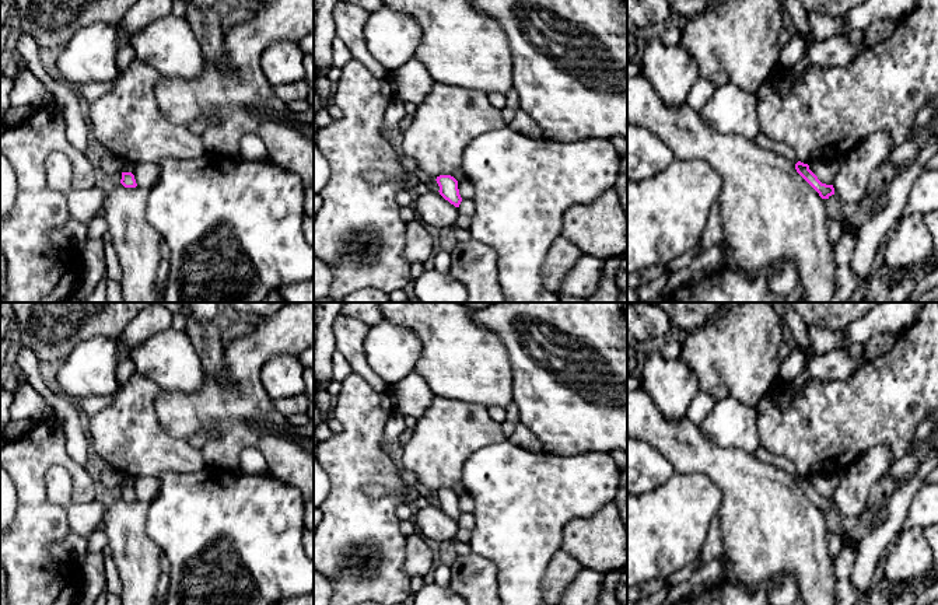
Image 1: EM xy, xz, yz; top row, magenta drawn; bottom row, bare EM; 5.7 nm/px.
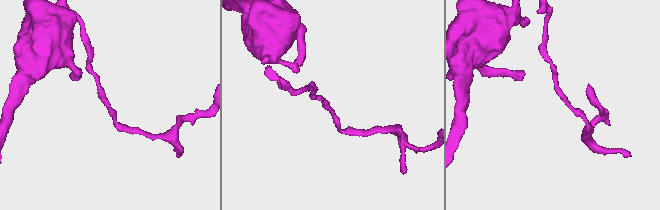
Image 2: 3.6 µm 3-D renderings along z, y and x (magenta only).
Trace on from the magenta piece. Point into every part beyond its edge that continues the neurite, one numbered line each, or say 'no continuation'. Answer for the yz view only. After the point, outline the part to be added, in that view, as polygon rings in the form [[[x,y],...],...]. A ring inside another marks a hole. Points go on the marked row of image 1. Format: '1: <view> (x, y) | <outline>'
no continuation

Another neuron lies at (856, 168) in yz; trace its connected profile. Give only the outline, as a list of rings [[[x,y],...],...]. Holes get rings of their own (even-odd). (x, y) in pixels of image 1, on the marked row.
[[[874,132],[848,154],[837,158],[839,171],[832,183],[834,196],[844,204],[860,202],[876,168],[883,165],[892,148],[893,141],[889,132]]]

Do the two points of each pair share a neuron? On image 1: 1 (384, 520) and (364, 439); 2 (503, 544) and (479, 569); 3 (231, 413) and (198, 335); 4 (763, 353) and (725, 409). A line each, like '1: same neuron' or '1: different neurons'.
1: same neuron
2: different neurons
3: different neurons
4: different neurons

